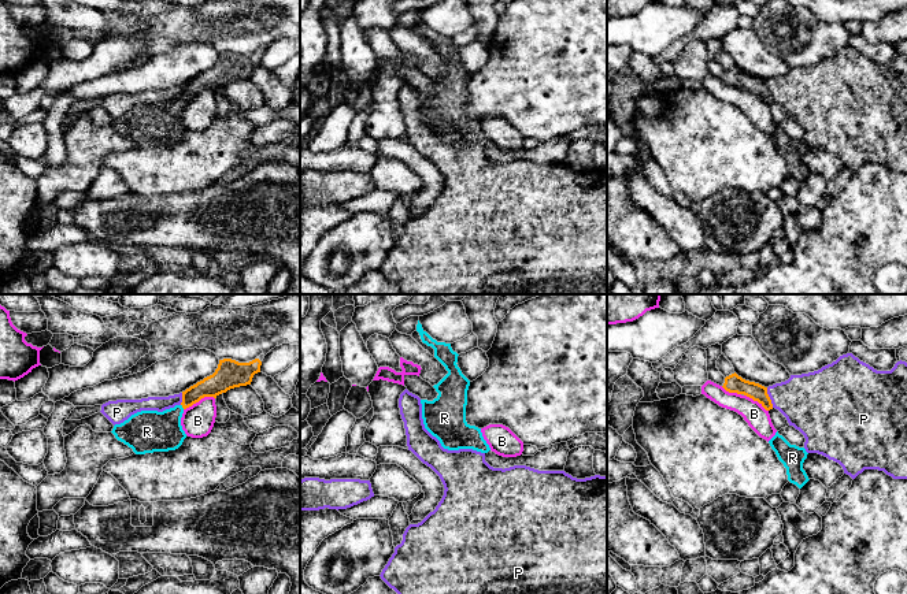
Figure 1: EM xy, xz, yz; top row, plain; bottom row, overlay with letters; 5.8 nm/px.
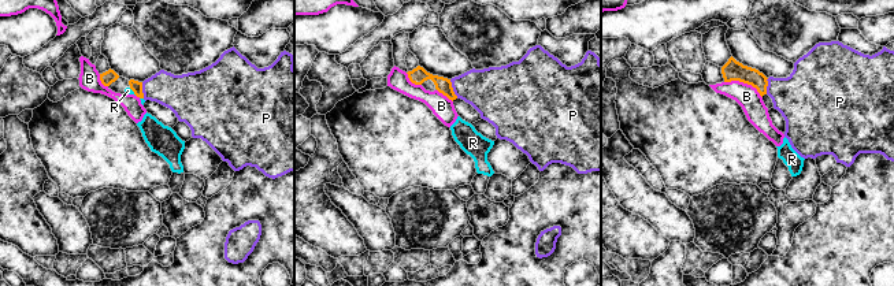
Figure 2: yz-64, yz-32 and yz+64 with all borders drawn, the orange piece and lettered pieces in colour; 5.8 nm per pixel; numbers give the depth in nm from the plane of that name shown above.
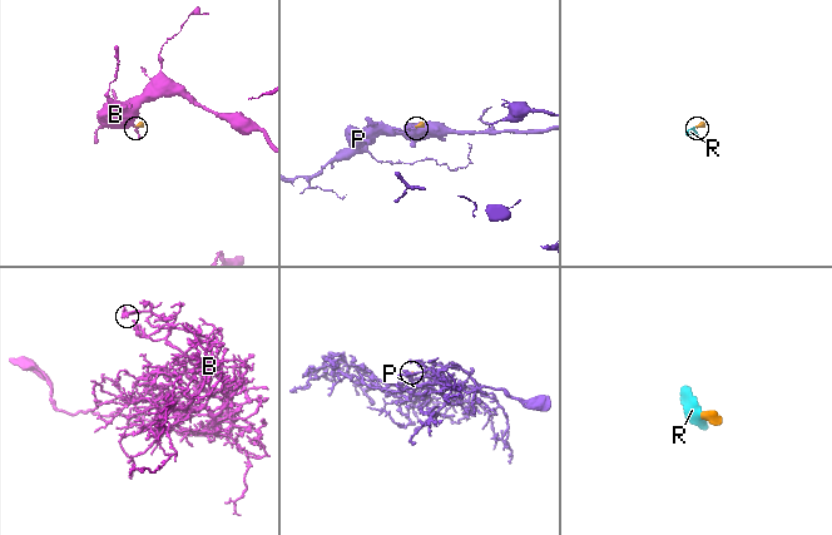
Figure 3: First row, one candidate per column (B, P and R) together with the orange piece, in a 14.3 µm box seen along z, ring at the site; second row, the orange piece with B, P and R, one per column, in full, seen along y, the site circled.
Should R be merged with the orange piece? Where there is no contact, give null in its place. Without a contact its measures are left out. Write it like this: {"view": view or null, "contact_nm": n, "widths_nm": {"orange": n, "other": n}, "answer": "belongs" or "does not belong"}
{"view": "xy", "contact_nm": 40, "widths_nm": {"orange": 130, "other": 240}, "answer": "belongs"}

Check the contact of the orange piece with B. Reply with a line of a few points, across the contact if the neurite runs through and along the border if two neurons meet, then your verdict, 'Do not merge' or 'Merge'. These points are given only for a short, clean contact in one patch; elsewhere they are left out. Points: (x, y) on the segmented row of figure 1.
Line: xy (214, 397), (202, 397), (184, 409). Do not merge

